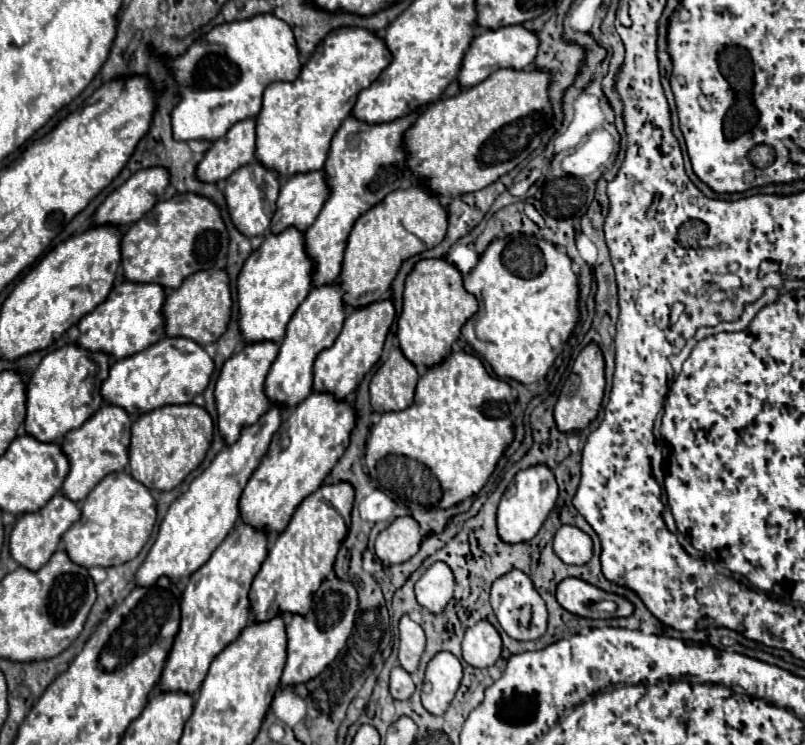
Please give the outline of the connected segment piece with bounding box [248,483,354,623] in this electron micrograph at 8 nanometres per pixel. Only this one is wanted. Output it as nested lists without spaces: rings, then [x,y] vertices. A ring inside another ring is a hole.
[[[328,483],[296,507],[288,527],[276,537],[262,569],[252,581],[248,601],[256,623],[270,621],[278,615],[306,615],[310,611],[312,597],[328,573],[332,573],[336,553],[348,533],[352,501],[352,485]]]

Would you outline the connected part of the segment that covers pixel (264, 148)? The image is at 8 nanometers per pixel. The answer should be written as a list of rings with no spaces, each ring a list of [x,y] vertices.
[[[336,29],[312,53],[294,83],[270,83],[256,117],[256,159],[286,181],[298,173],[320,171],[330,151],[330,141],[350,115],[362,89],[378,79],[390,63],[384,41],[366,29]]]

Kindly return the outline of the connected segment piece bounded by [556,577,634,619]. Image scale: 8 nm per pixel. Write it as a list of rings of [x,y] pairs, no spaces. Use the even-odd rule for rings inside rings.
[[[574,577],[564,579],[558,585],[556,599],[566,611],[570,611],[574,615],[580,615],[580,617],[590,617],[590,619],[612,617],[610,613],[604,613],[604,611],[592,611],[590,603],[594,603],[594,601],[614,601],[614,603],[618,603],[618,611],[614,613],[618,617],[628,617],[628,615],[634,613],[634,605],[628,599],[624,599],[616,593],[606,593],[604,589],[594,587],[586,581],[582,581],[582,579],[574,579]]]

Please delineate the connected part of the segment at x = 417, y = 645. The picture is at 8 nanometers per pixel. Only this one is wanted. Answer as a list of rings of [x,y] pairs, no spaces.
[[[408,615],[400,619],[400,647],[398,647],[398,661],[408,671],[414,673],[418,669],[426,639],[424,631],[418,623],[414,623]]]

